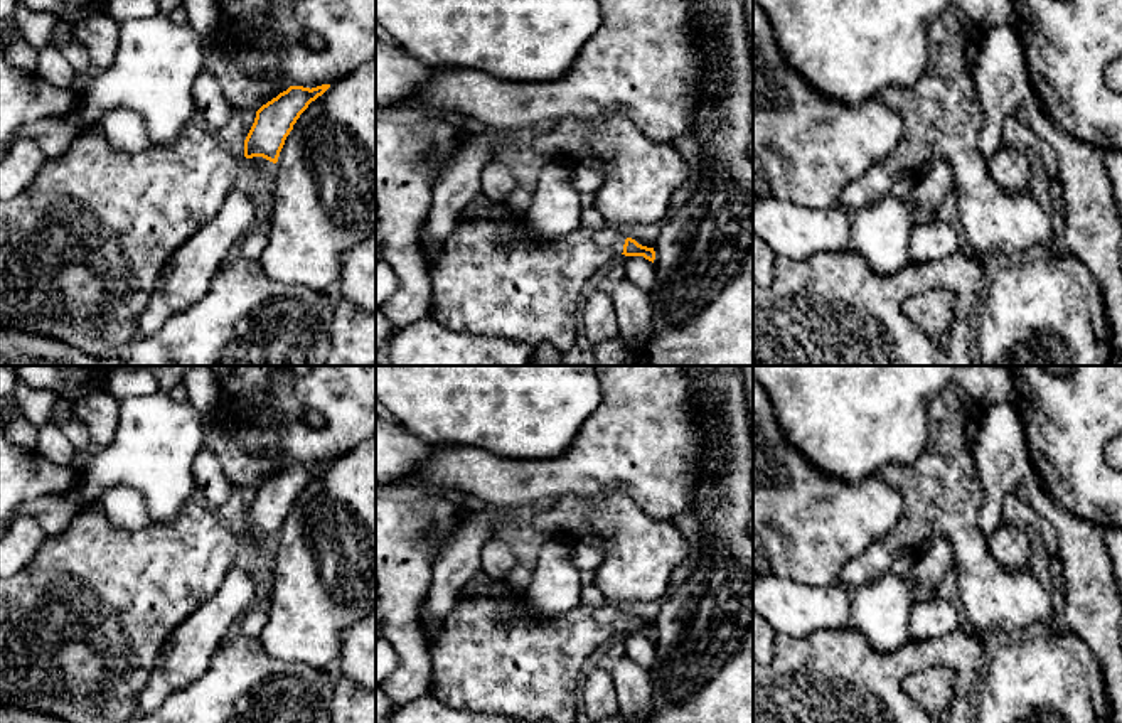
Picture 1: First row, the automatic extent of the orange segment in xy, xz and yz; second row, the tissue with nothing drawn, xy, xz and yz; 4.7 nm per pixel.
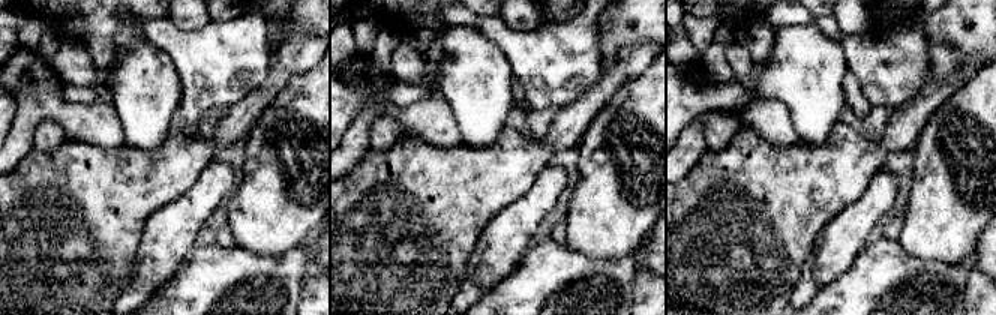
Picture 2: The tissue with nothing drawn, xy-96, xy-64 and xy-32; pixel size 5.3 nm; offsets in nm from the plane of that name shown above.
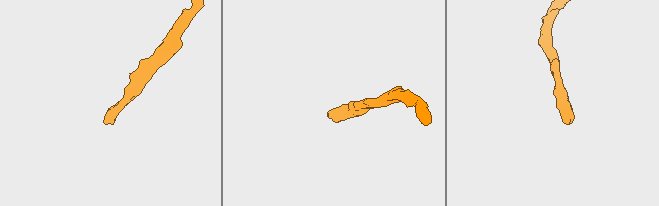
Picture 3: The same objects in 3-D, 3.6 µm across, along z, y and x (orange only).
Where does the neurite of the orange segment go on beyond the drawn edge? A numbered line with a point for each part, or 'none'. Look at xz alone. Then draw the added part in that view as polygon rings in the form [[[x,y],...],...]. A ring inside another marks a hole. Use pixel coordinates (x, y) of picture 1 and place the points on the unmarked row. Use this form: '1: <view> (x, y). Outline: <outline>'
1: xz (487, 658). Outline: [[[509,588],[507,593],[516,598],[512,605],[460,597],[440,625],[425,634],[433,667],[430,694],[455,710],[529,723],[573,723],[581,667],[610,637],[622,634],[627,615],[612,603],[581,603],[563,615],[542,619],[524,603],[524,593]]]

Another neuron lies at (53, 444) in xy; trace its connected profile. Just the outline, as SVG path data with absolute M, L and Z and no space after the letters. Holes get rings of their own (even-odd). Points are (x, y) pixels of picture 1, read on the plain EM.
M52 421L39 430L37 452L57 465L77 465L81 460L72 443Z

